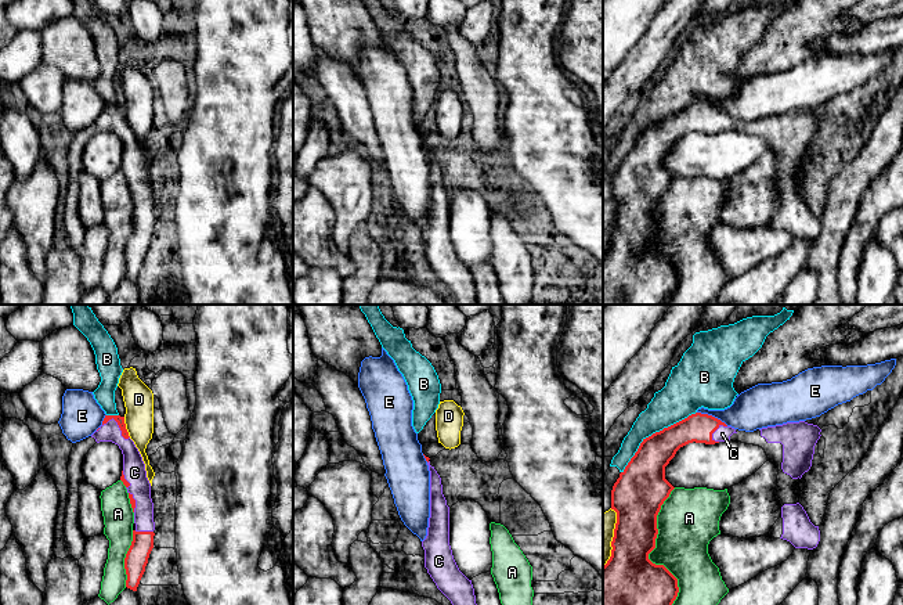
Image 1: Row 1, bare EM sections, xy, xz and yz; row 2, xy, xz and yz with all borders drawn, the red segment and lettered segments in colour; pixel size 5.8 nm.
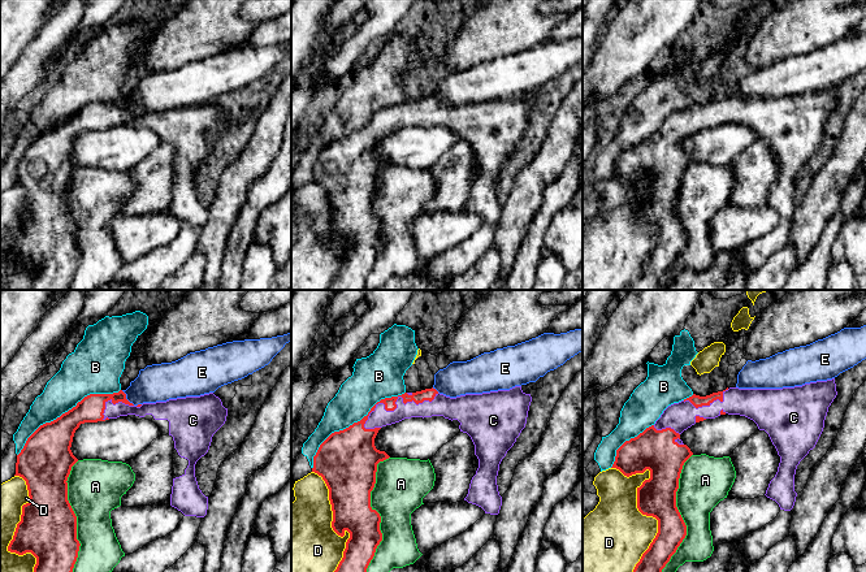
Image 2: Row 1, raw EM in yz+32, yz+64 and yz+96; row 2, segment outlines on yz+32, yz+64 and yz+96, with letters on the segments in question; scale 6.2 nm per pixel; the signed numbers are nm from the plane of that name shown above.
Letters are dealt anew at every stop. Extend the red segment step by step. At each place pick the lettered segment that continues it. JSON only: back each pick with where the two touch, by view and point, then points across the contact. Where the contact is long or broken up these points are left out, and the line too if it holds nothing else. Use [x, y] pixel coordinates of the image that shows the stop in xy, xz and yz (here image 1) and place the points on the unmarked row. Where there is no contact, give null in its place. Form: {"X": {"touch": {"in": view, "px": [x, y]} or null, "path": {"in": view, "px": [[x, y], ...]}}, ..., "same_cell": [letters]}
{"C": {"touch": {"in": "xy", "px": [118, 114]}}, "same_cell": ["C"]}

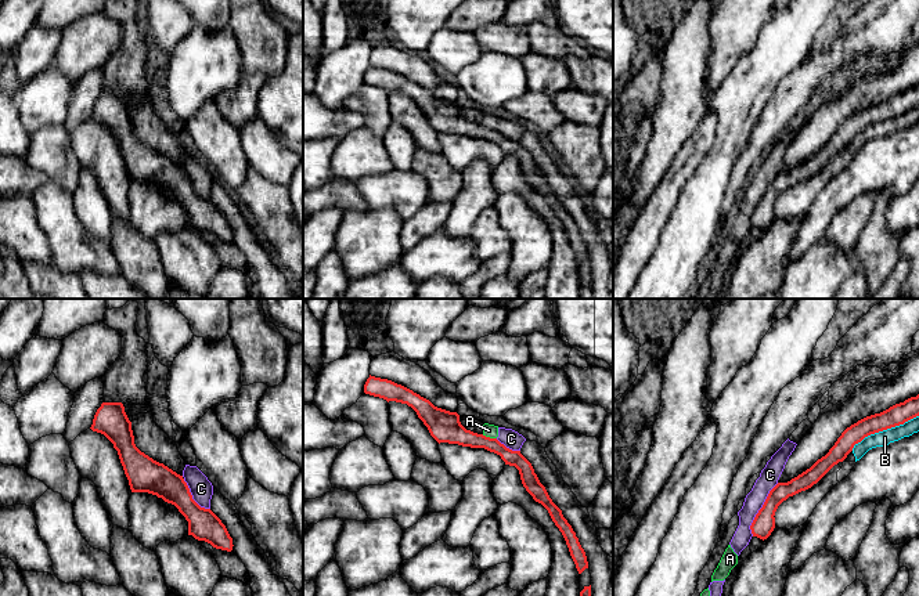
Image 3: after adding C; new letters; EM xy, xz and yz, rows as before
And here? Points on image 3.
{"same_cell": []}

